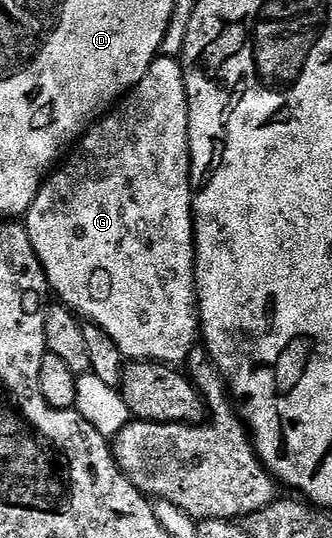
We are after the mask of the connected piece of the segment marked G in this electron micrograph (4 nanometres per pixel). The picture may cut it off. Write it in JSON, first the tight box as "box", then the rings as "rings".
{"box":[23,57,199,363],"rings":[[[176,57],[154,58],[143,80],[139,80],[139,84],[132,86],[128,94],[124,95],[108,113],[98,117],[81,135],[72,150],[68,157],[41,183],[33,203],[23,215],[25,237],[33,247],[33,257],[37,258],[41,265],[41,270],[49,282],[50,291],[54,295],[57,293],[56,301],[73,311],[78,319],[98,326],[105,332],[119,348],[122,359],[135,362],[184,363],[199,342],[199,315],[197,283],[193,276],[195,251],[193,249],[193,195],[189,189],[189,105],[180,61]]]}

